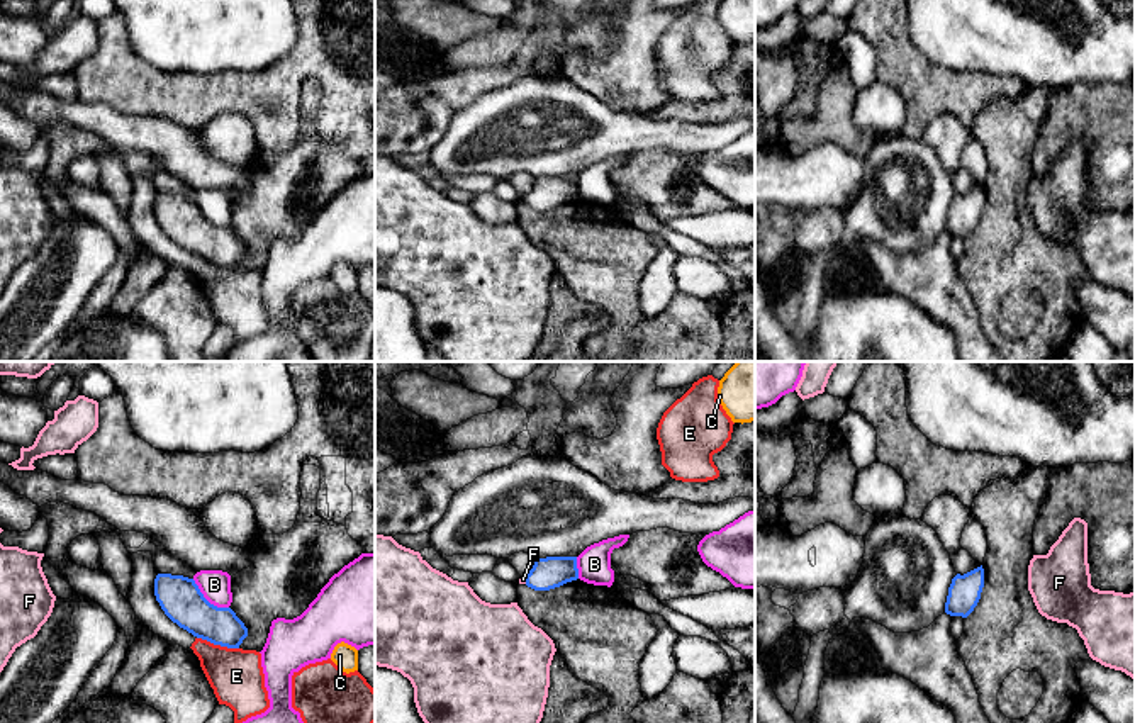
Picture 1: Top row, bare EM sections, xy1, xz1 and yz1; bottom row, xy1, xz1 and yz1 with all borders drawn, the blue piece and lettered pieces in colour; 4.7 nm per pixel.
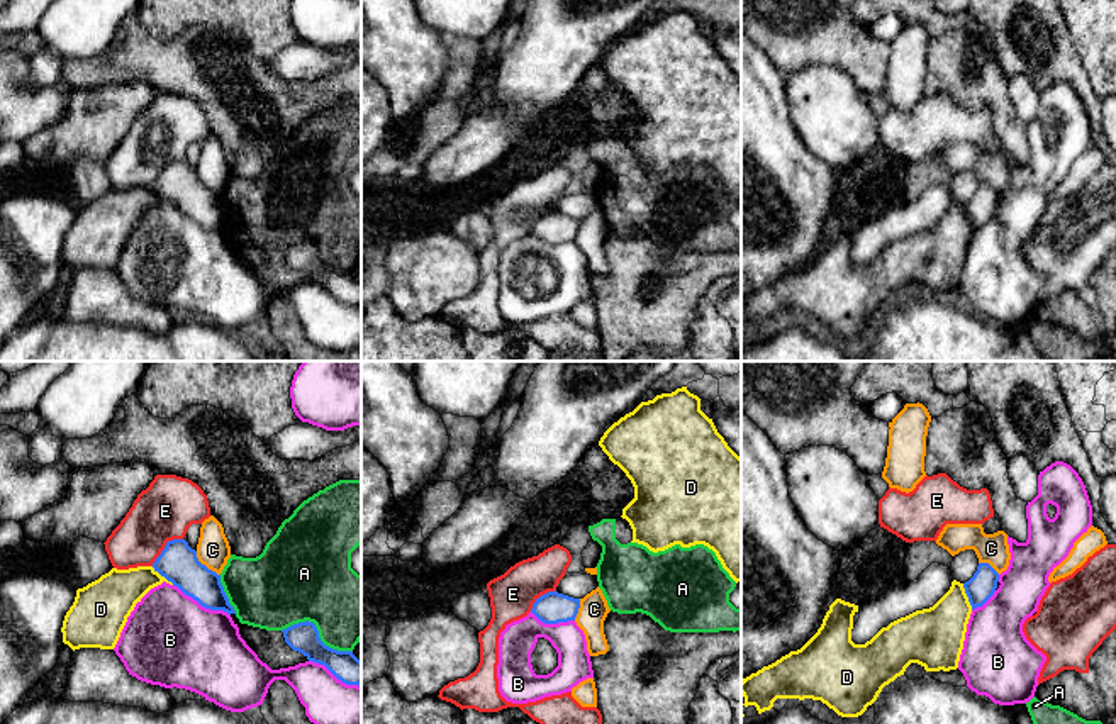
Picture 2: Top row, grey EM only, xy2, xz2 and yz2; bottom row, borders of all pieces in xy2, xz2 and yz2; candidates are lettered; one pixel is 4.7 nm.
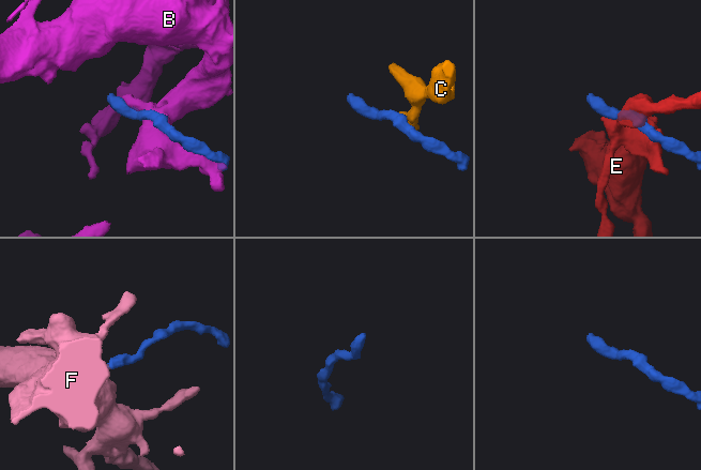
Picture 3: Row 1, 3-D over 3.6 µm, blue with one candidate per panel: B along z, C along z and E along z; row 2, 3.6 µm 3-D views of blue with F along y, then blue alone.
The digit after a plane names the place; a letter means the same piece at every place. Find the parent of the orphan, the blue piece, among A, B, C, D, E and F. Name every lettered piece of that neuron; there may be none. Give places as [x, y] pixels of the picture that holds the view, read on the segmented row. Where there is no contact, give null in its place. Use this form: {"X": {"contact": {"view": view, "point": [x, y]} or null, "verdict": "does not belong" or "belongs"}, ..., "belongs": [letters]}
{"A": {"contact": {"view": "xy2", "point": [318, 631]}, "verdict": "does not belong"}, "B": {"contact": {"view": "xy2", "point": [202, 606]}, "verdict": "does not belong"}, "C": {"contact": {"view": "xy2", "point": [204, 565]}, "verdict": "does not belong"}, "D": {"contact": {"view": "yz2", "point": [967, 595]}, "verdict": "does not belong"}, "E": {"contact": {"view": "xy1", "point": [218, 644]}, "verdict": "does not belong"}, "F": {"contact": {"view": "xz1", "point": [526, 579]}, "verdict": "belongs"}, "belongs": ["F"]}

